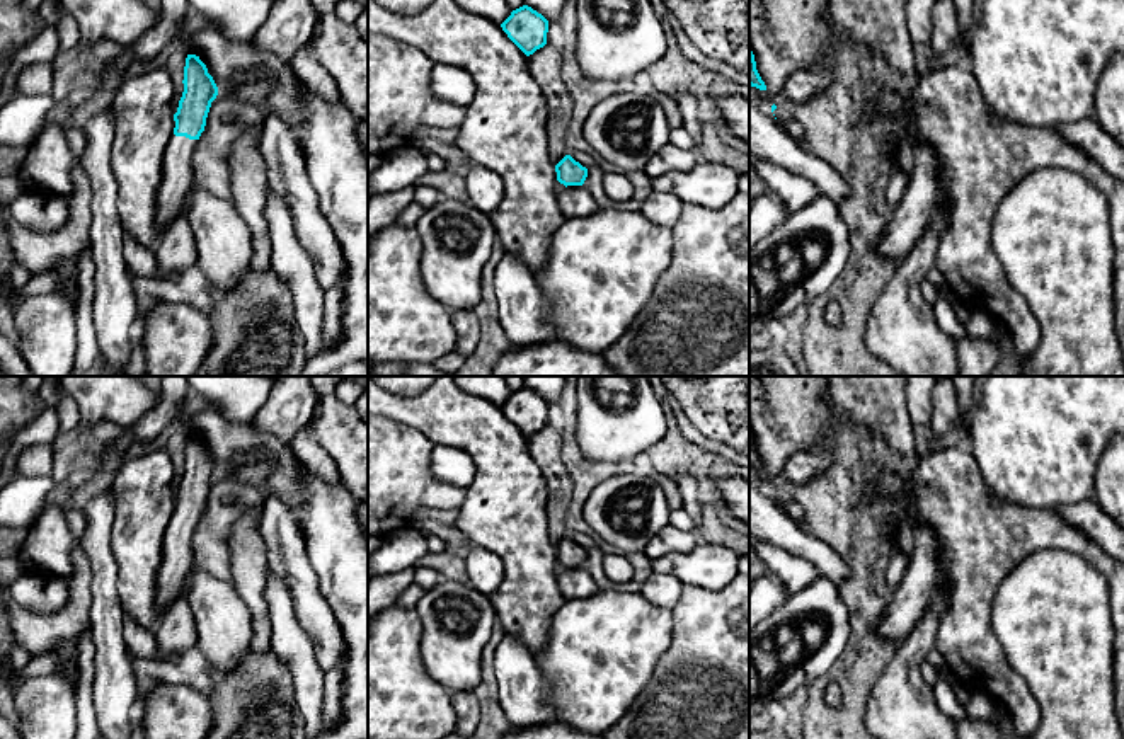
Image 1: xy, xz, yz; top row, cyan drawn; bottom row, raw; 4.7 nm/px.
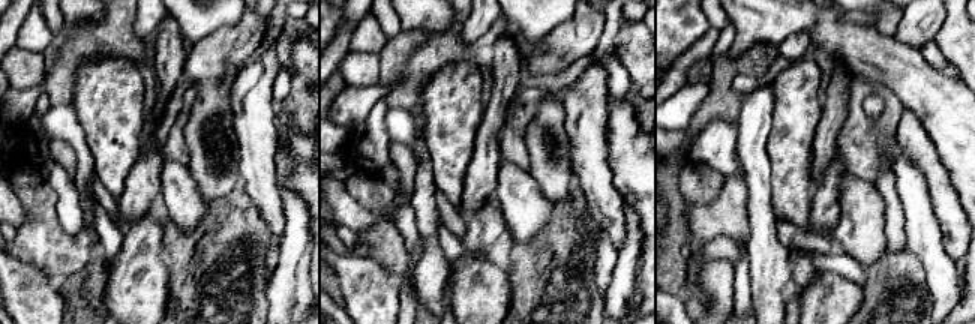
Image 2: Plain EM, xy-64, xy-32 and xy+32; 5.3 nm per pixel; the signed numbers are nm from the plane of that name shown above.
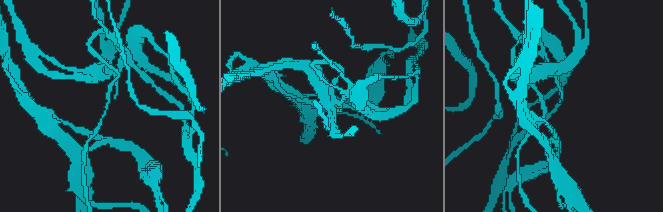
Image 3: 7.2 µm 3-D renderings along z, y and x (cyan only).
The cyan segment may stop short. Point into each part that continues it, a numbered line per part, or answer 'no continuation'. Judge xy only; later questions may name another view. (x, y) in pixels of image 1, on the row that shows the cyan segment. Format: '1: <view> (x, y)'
1: xy (177, 179)

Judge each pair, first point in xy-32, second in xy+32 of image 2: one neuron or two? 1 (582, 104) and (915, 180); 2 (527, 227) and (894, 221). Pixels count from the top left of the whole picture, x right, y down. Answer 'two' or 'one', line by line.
1: two
2: two

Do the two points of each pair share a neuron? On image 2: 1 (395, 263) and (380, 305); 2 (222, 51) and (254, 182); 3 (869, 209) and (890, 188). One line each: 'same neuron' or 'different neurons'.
1: different neurons
2: different neurons
3: different neurons

